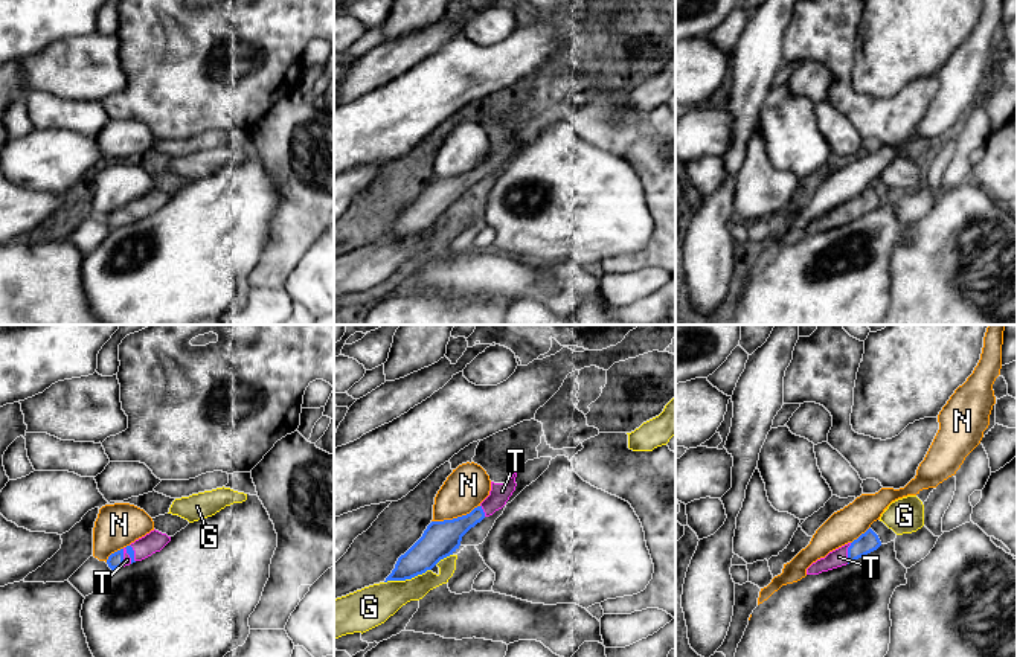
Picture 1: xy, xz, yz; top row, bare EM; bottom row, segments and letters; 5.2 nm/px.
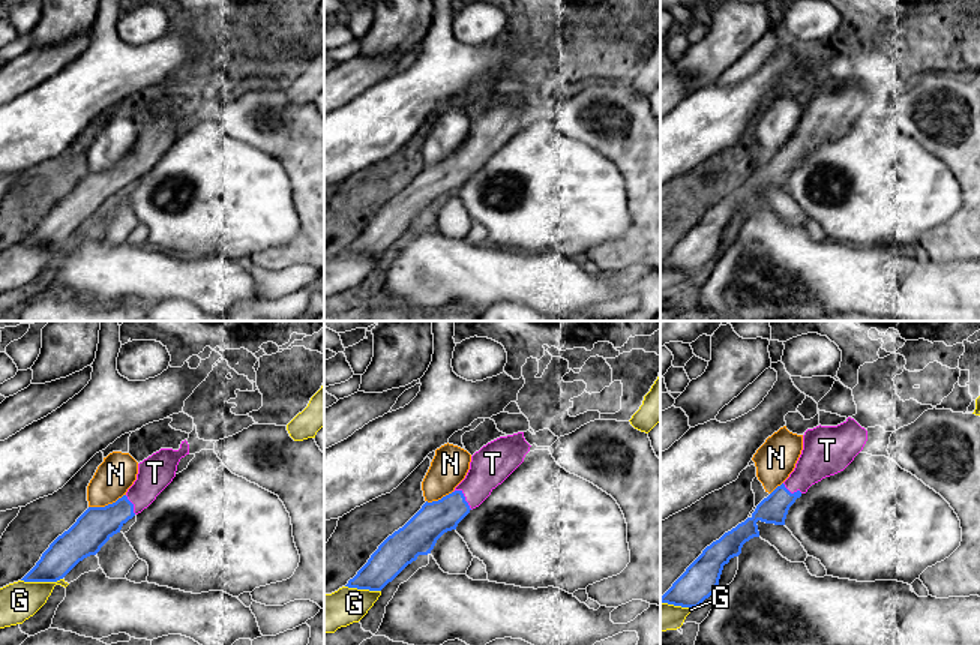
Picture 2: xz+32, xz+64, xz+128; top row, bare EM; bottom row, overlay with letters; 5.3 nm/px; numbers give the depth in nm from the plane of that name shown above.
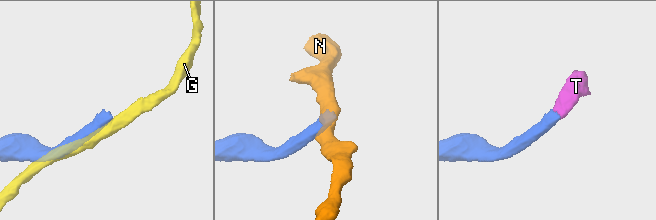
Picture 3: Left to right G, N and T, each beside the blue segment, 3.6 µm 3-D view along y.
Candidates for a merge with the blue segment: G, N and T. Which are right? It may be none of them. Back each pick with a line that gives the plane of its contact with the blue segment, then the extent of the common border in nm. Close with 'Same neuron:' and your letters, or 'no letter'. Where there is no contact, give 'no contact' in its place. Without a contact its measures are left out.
G: meets blue in xz; contact 260 nm long
T: meets blue in yz; contact 110 nm long
Same neuron: G, T

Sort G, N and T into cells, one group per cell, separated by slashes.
G T / N

